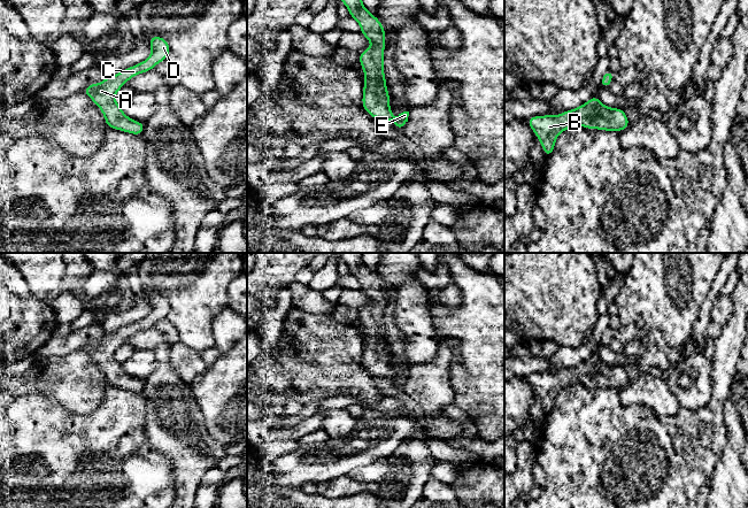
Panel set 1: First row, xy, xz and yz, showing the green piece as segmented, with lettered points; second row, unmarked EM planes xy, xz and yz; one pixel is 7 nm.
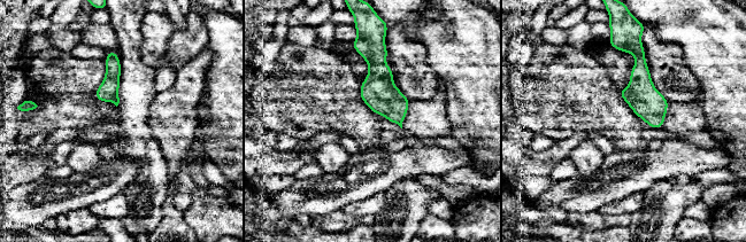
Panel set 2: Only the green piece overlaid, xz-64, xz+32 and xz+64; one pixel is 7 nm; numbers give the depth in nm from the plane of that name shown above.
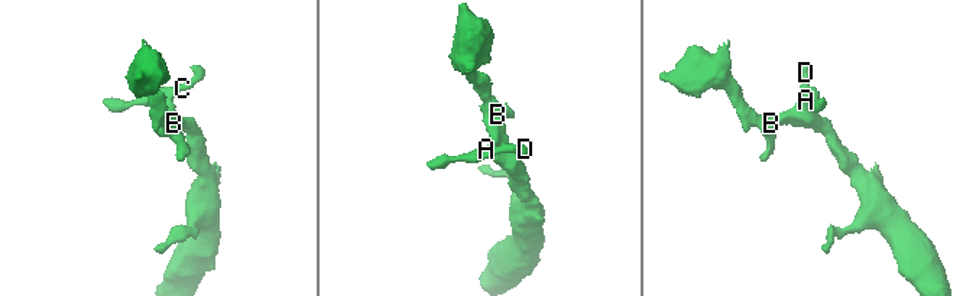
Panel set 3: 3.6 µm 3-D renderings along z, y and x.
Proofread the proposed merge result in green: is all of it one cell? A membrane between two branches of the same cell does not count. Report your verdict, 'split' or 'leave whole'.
leave whole

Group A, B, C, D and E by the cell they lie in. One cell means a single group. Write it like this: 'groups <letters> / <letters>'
groups A B C D E

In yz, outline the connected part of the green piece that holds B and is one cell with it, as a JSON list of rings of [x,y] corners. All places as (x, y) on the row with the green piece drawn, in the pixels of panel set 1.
[[[596,95],[576,109],[563,111],[561,115],[532,116],[526,120],[527,125],[534,131],[545,157],[553,154],[555,140],[563,130],[580,124],[585,129],[604,131],[624,131],[630,121],[624,109],[604,106]]]

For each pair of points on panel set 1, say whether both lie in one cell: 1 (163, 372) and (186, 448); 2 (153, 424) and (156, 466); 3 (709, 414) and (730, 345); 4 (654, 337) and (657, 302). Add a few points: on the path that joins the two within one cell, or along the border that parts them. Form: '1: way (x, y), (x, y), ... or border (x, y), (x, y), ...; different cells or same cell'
1: way (164, 391), (170, 403), (175, 426), (178, 430); same cell
2: border (145, 424), (145, 438), (170, 461), (172, 470); different cells
3: way (717, 399), (723, 386), (724, 362); same cell
4: border (649, 329), (656, 329), (670, 346), (677, 346); different cells

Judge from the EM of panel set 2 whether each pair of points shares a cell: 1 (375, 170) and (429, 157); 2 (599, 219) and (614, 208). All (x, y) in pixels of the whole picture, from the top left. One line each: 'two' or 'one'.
1: one
2: two

